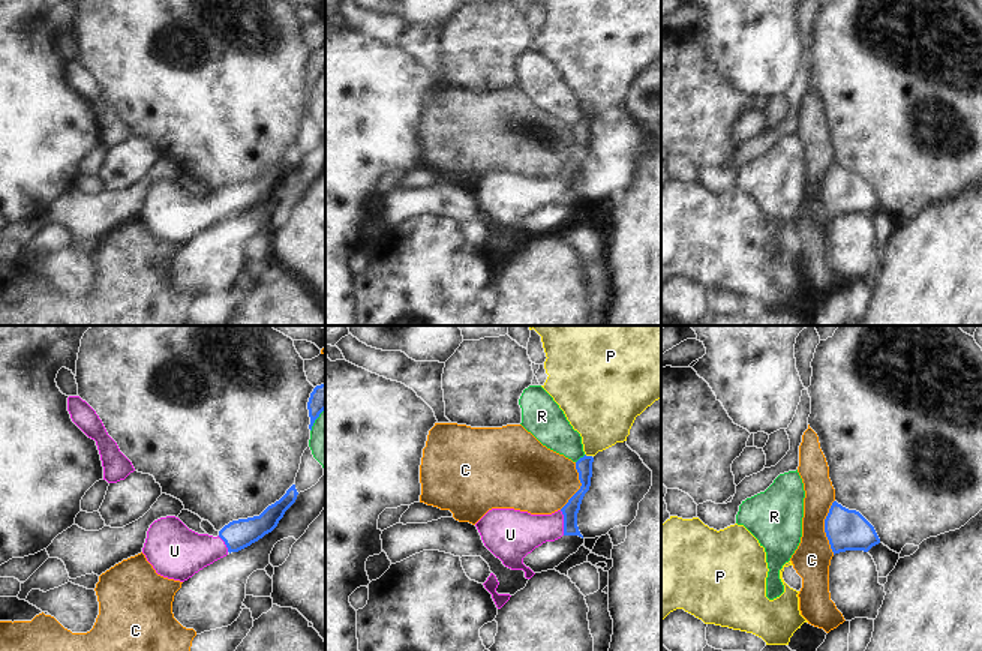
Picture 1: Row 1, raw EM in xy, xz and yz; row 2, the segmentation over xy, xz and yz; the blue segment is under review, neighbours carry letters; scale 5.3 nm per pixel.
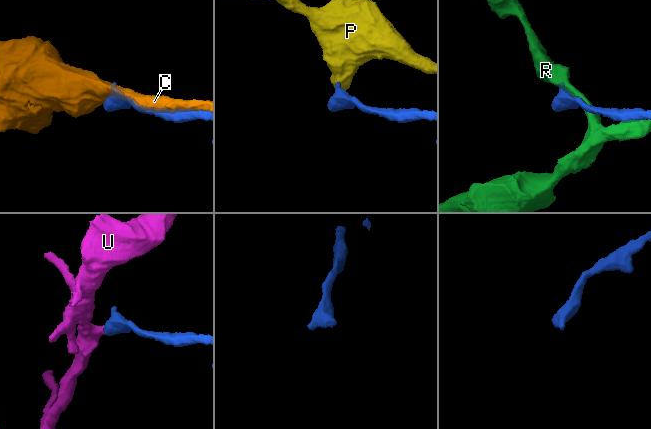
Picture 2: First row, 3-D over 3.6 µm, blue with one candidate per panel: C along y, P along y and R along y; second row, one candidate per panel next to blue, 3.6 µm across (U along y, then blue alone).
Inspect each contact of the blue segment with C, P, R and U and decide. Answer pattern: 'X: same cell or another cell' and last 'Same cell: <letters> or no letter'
C: another cell
P: another cell
R: another cell
U: same cell
Same cell: U

